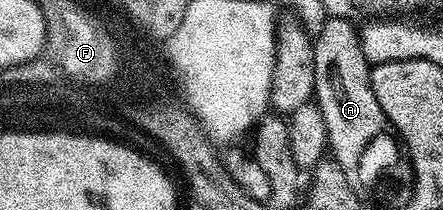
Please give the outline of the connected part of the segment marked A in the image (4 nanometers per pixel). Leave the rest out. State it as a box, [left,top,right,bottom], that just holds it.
[313,17,386,193]

